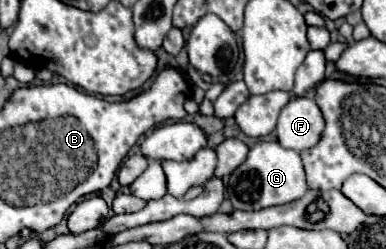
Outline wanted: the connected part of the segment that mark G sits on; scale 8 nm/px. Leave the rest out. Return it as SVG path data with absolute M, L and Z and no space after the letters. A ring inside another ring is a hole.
M257 142L247 160L229 176L227 198L231 200L235 210L263 210L269 206L279 206L301 198L307 192L305 172L301 164L301 156L295 150L283 148L279 142Z

